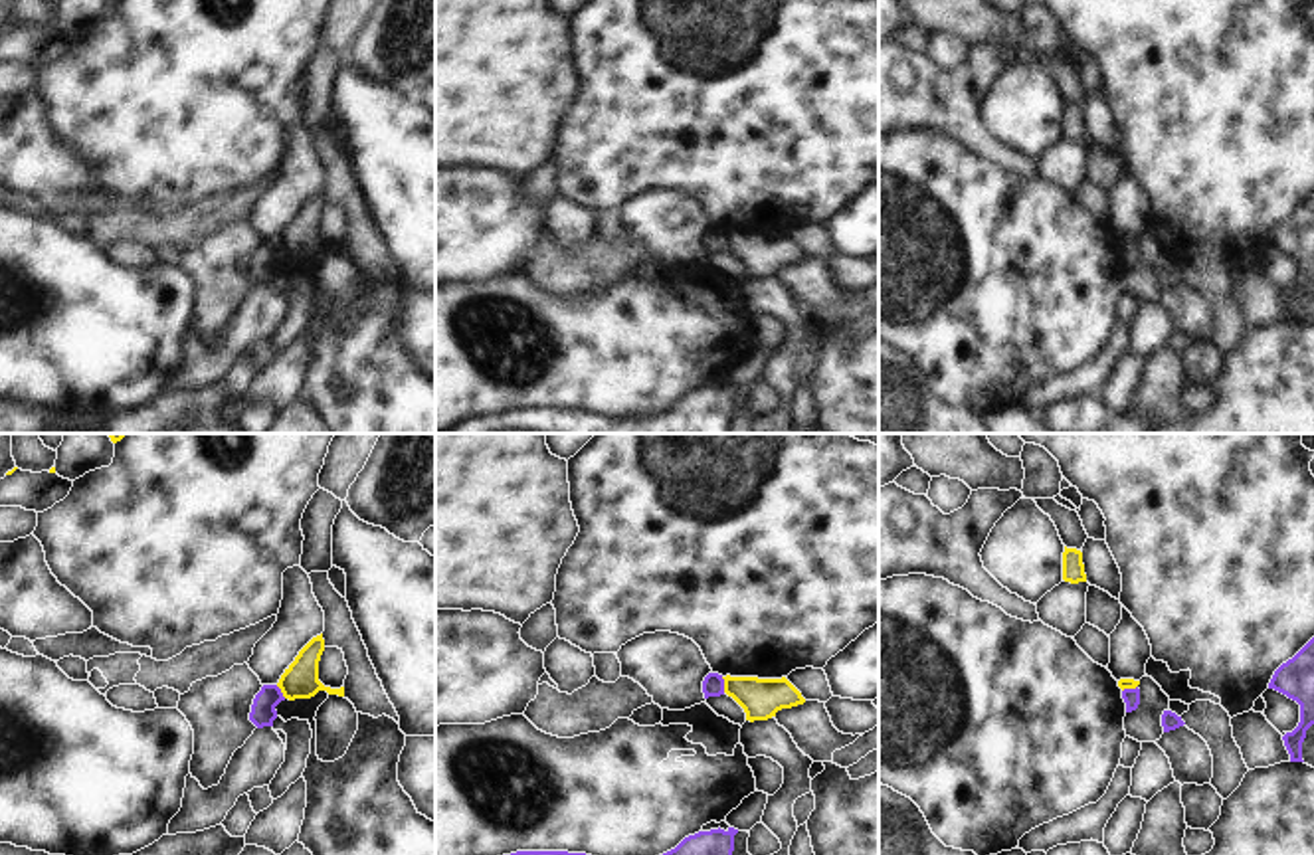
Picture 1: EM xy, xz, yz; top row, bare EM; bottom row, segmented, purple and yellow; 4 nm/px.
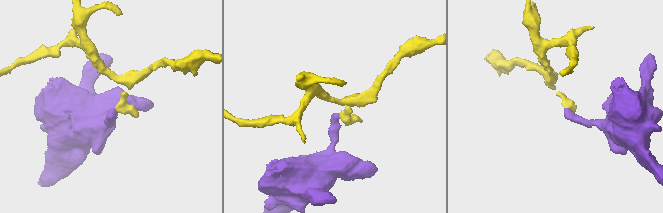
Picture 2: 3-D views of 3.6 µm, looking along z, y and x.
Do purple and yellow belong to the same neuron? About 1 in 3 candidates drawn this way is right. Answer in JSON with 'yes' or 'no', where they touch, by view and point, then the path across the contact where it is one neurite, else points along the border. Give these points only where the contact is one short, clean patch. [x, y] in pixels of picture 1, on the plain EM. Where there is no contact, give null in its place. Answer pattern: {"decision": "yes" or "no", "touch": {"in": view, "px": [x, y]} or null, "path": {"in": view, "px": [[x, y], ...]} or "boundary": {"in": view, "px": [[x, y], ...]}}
{"decision": "no", "touch": {"in": "xz", "px": [723, 242]}, "boundary": {"in": "xz", "px": [[721, 234], [725, 248]]}}

